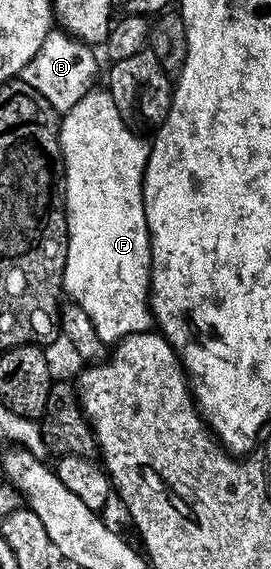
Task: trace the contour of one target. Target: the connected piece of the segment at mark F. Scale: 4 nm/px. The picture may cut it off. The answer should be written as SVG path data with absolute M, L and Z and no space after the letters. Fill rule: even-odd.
M89 90L59 124L59 144L63 154L63 203L67 207L67 256L63 270L63 291L70 302L85 309L97 337L108 345L142 331L152 330L151 314L151 234L143 204L143 178L147 168L149 143L128 127L117 113L110 90Z

